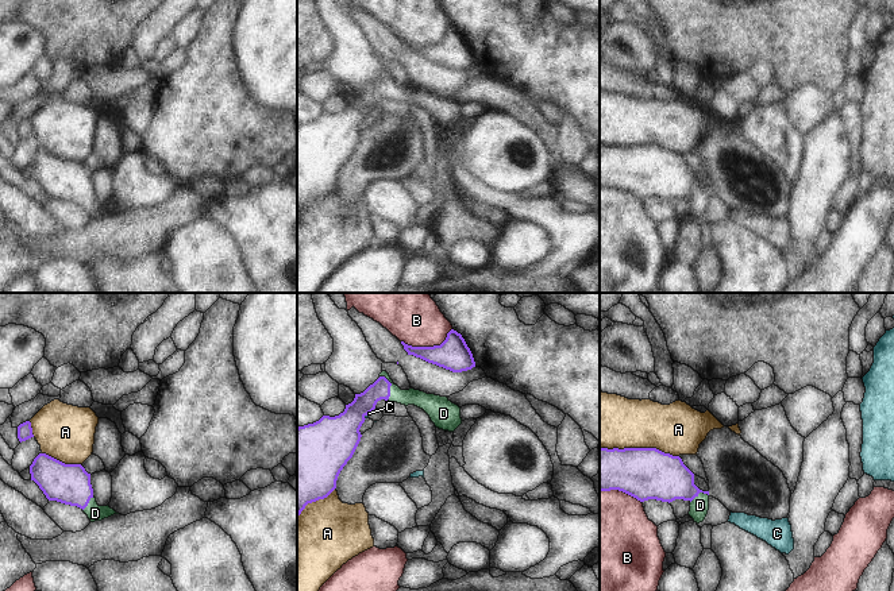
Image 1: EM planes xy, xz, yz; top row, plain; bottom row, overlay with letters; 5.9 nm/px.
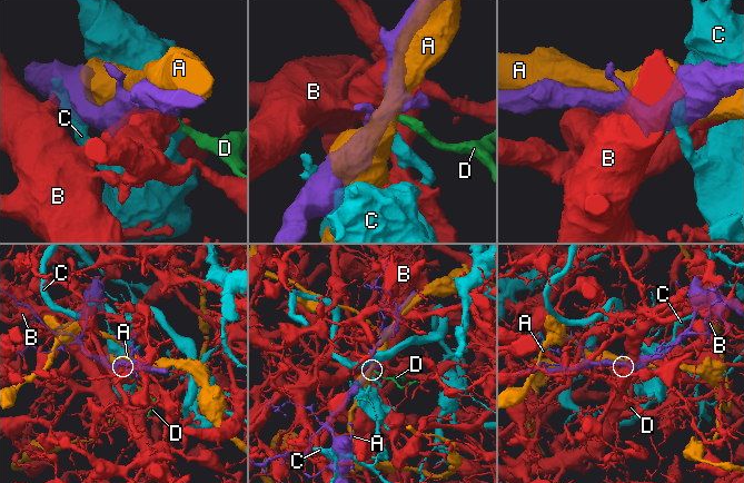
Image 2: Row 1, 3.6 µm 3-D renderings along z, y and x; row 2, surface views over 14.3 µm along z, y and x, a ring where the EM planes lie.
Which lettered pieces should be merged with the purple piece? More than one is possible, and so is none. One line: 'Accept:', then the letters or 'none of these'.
Accept: D

